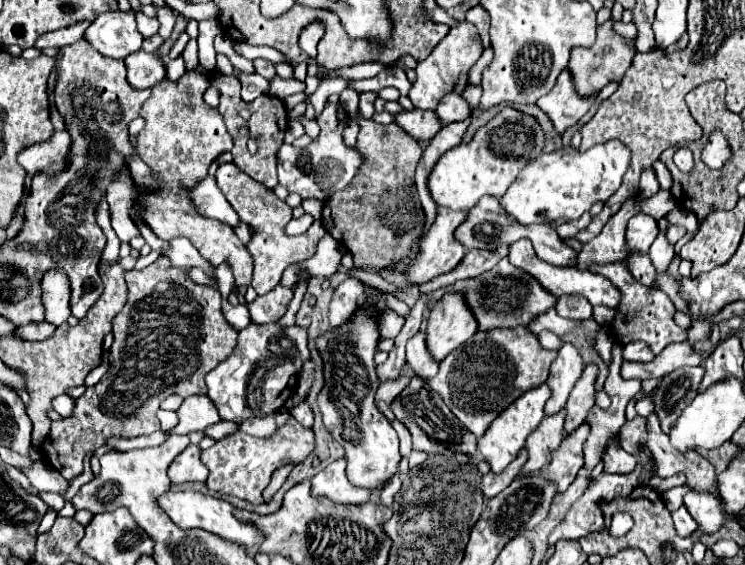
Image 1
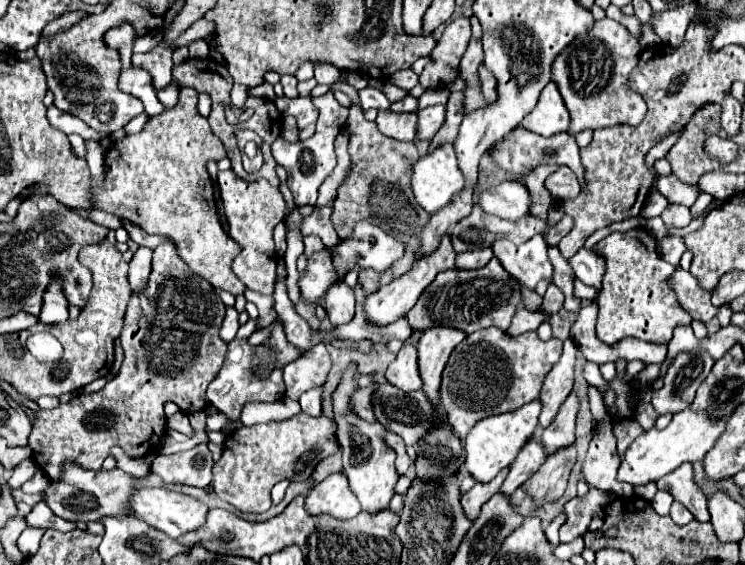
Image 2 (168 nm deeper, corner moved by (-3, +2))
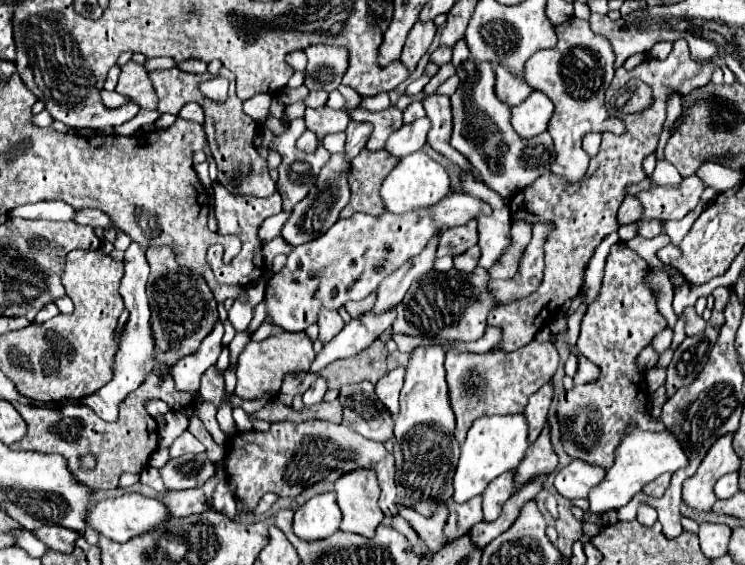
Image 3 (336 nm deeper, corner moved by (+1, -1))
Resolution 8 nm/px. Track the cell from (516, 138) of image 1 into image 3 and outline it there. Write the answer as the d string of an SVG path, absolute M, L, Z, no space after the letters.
M416 151L400 159L400 163L392 169L392 173L382 183L380 195L390 213L408 213L416 209L432 207L434 203L438 203L440 199L448 195L448 189L450 189L450 177L446 169L440 163L436 163L430 155L426 155L424 151Z

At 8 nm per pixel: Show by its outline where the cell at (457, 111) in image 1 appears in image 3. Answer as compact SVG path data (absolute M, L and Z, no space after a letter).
M422 117L422 119L414 121L414 123L404 125L394 135L390 135L384 149L390 151L396 157L406 157L406 155L410 155L410 153L424 147L428 131L430 131L430 119Z

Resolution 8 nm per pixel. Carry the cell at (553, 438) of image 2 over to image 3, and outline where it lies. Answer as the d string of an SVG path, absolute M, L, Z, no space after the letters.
M546 425L540 437L534 443L530 443L530 447L526 449L526 457L516 469L516 487L528 483L534 475L552 473L556 465L558 465L558 455L550 441L550 425Z

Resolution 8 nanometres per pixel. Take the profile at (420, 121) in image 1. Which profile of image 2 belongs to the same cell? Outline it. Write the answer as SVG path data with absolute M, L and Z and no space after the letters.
M380 110L376 116L376 124L384 136L390 136L400 142L412 142L416 132L416 114L396 114L390 110Z

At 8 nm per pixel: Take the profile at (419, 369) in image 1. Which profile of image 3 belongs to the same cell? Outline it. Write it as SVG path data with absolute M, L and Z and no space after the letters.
M396 367L390 373L386 373L378 383L376 383L376 395L378 399L390 409L390 413L398 413L400 403L398 403L398 395L404 383L404 367Z

